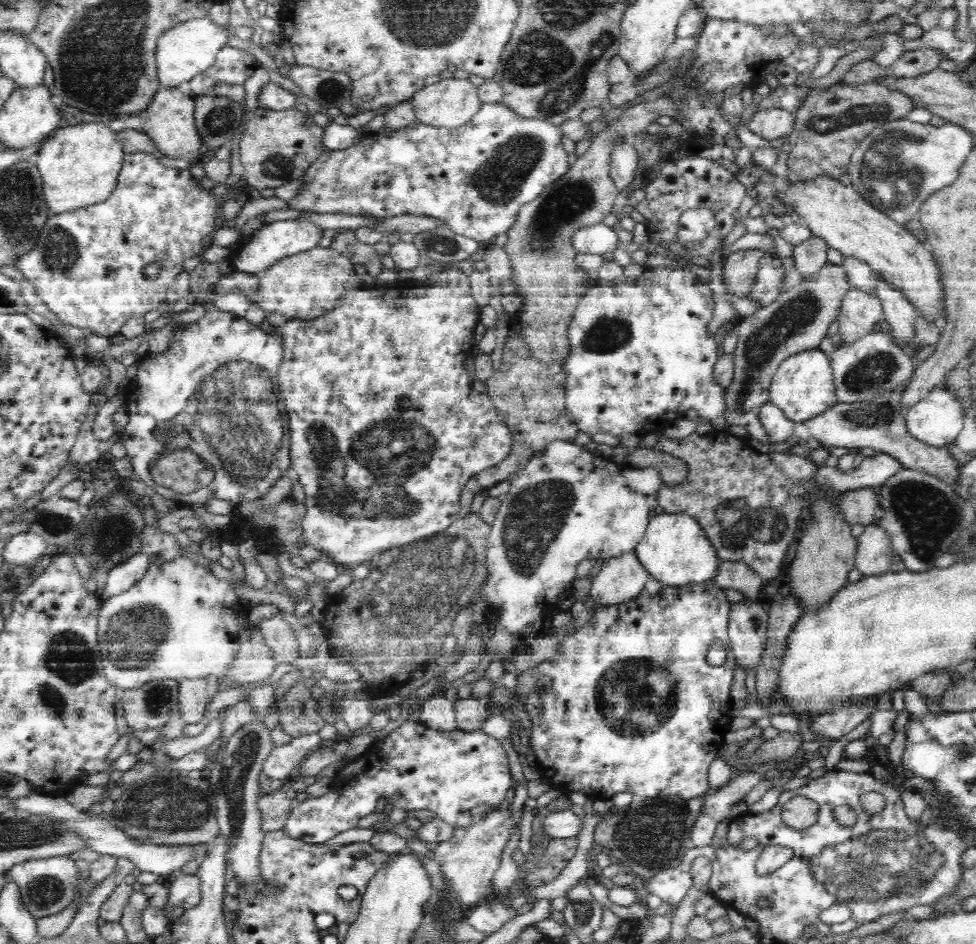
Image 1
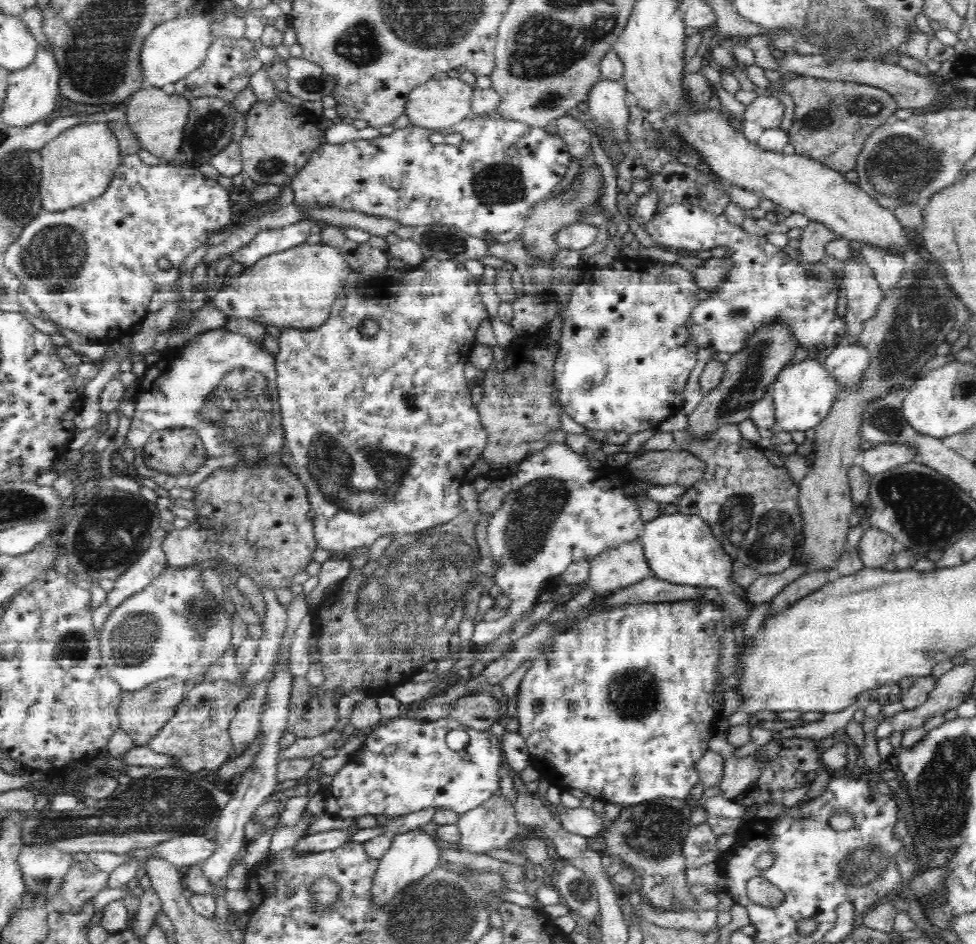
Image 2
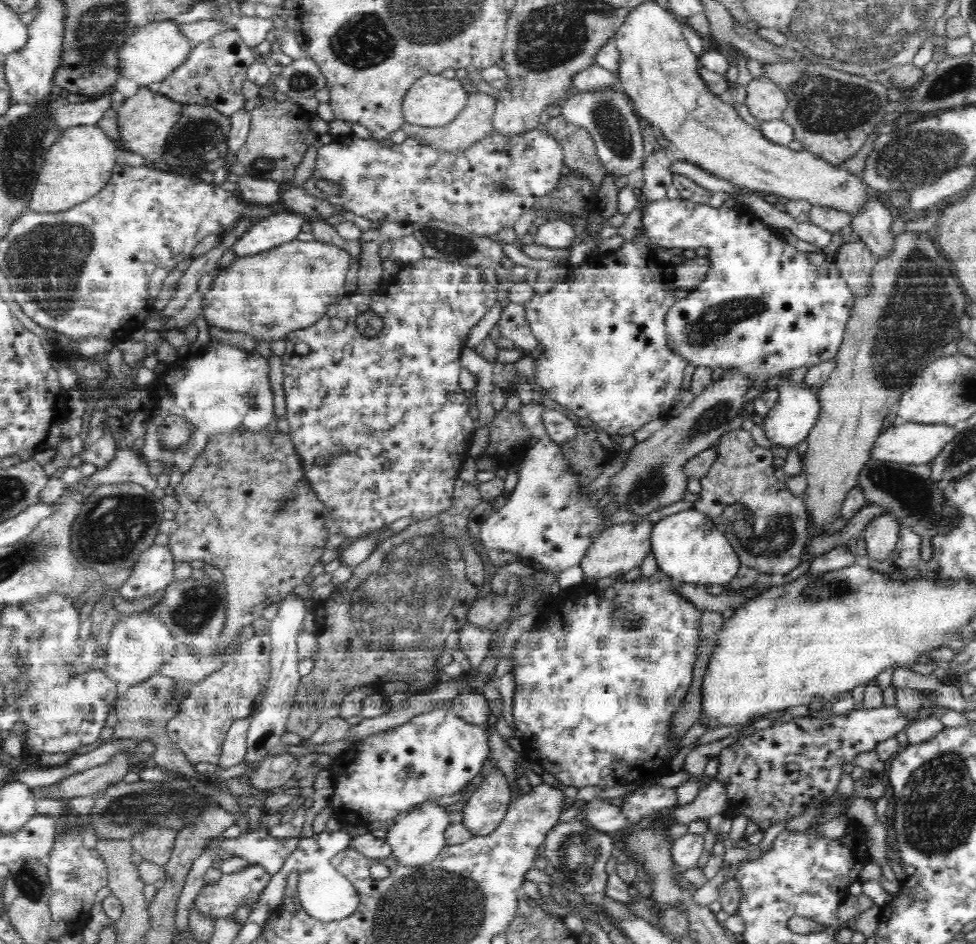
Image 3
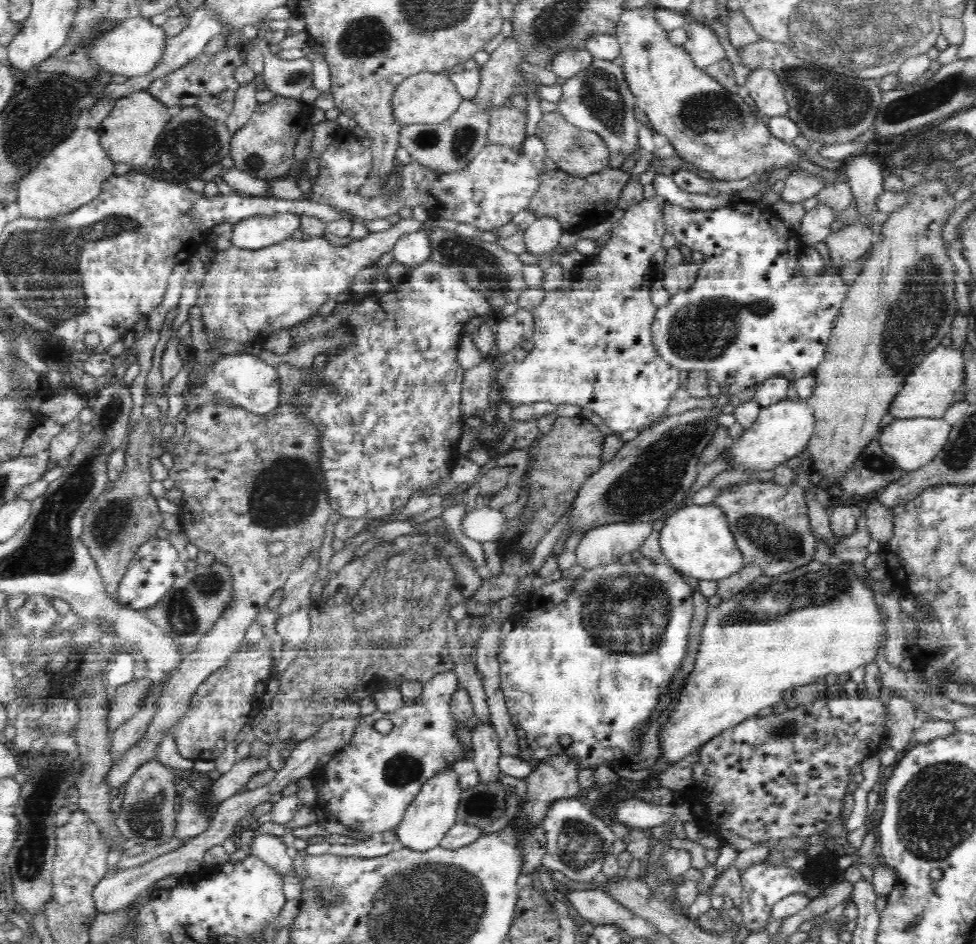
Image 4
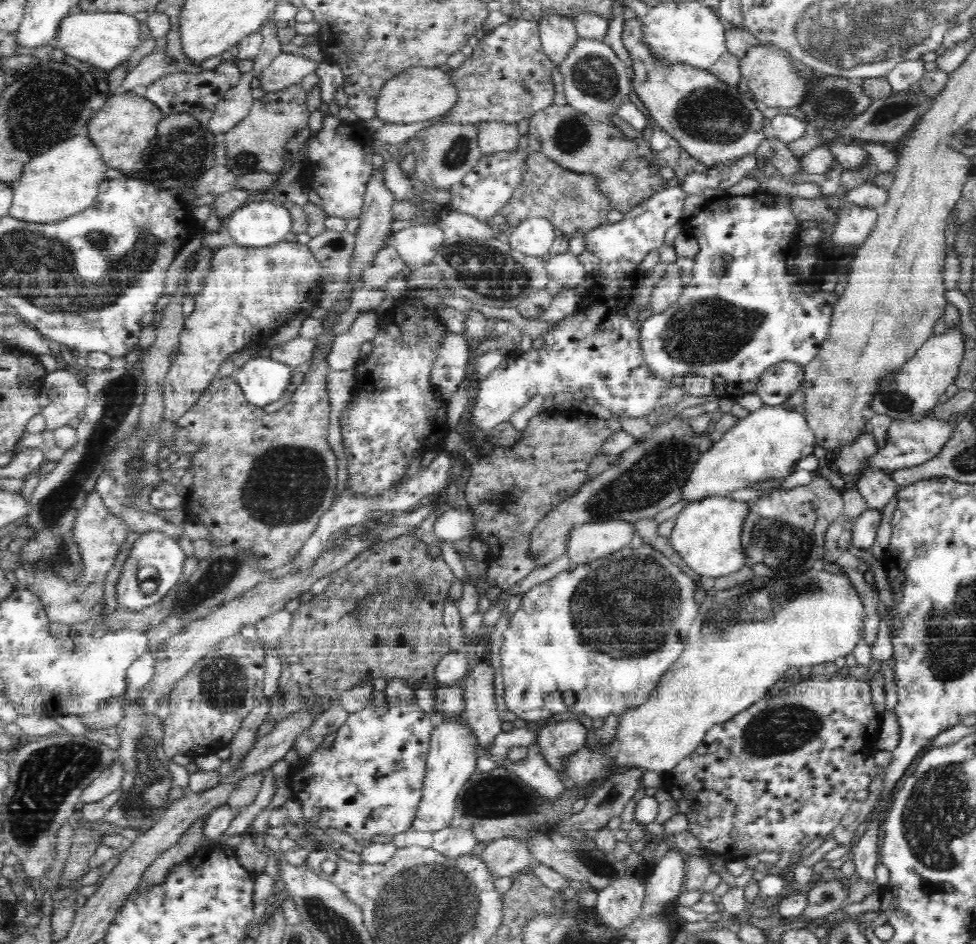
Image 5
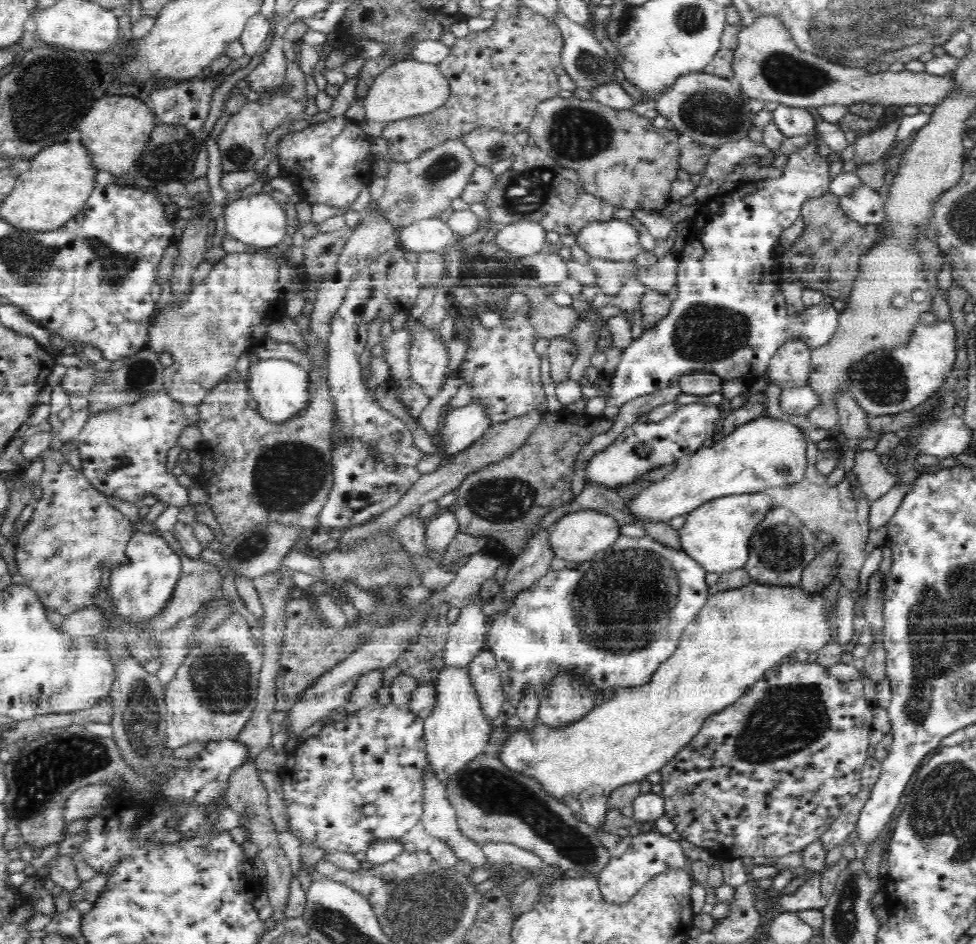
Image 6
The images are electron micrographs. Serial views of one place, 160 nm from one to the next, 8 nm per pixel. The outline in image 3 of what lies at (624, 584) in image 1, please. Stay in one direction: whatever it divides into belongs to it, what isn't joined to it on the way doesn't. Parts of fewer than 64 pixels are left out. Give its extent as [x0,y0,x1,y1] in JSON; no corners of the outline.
[580,523,653,582]

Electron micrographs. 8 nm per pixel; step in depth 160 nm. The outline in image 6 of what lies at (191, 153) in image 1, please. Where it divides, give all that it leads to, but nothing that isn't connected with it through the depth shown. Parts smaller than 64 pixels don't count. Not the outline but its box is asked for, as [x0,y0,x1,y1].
[76,95,156,177]

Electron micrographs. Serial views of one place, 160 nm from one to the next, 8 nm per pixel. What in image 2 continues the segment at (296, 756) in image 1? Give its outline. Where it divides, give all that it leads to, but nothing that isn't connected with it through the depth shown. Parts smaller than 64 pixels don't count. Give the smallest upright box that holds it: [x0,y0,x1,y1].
[278,730,344,763]

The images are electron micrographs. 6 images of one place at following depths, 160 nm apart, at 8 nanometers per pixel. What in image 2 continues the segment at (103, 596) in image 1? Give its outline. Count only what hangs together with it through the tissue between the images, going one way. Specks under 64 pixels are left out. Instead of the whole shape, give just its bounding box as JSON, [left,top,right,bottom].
[93,541,168,636]

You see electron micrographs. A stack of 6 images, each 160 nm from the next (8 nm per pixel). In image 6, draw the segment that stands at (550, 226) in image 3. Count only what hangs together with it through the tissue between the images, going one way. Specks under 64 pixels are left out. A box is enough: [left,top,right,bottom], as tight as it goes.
[494,221,548,256]

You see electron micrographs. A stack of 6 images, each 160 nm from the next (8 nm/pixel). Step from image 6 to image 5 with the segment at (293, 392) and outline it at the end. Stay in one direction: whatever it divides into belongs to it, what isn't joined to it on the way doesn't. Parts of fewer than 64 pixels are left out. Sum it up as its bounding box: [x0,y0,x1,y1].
[232,354,290,408]

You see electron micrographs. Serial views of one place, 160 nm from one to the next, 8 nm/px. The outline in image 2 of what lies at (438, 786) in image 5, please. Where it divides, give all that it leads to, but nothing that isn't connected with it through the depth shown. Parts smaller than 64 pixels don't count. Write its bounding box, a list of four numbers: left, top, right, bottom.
[371,830,440,905]

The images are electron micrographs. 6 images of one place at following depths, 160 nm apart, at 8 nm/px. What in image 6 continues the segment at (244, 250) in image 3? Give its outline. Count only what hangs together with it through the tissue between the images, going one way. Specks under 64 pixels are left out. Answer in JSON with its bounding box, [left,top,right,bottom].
[223,192,286,248]

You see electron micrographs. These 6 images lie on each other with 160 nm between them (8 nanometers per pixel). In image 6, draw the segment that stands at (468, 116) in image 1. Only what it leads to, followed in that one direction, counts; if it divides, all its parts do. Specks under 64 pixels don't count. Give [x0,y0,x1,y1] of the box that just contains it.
[363,58,450,125]

